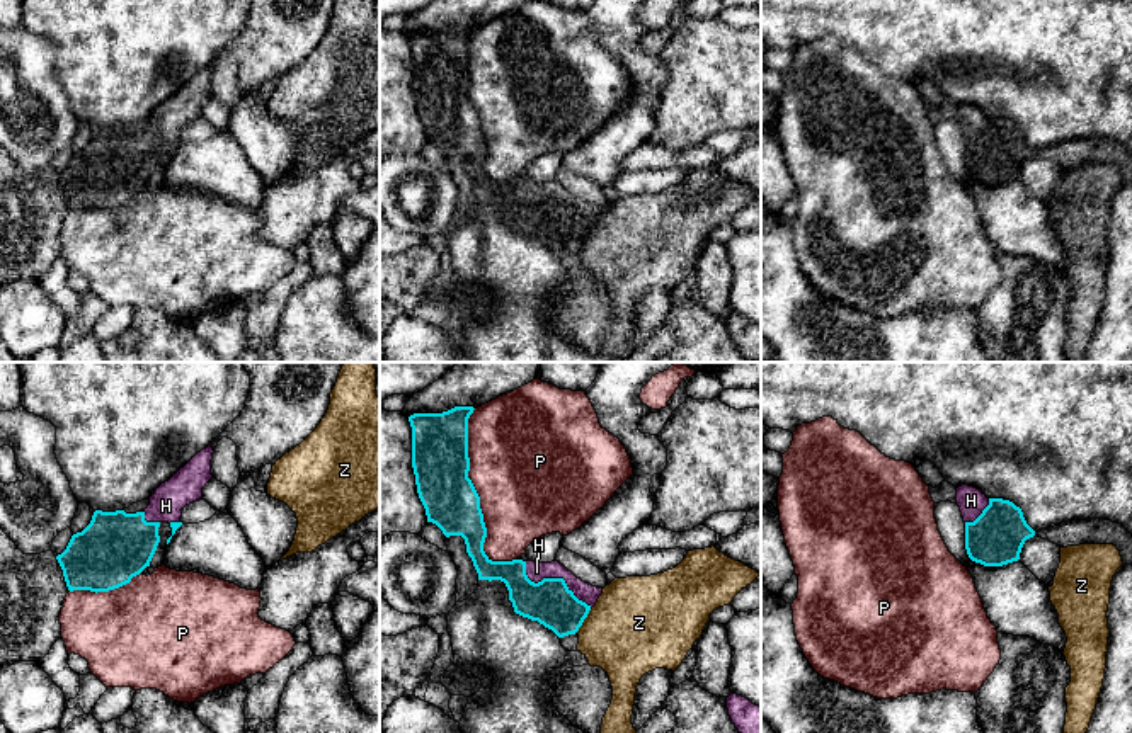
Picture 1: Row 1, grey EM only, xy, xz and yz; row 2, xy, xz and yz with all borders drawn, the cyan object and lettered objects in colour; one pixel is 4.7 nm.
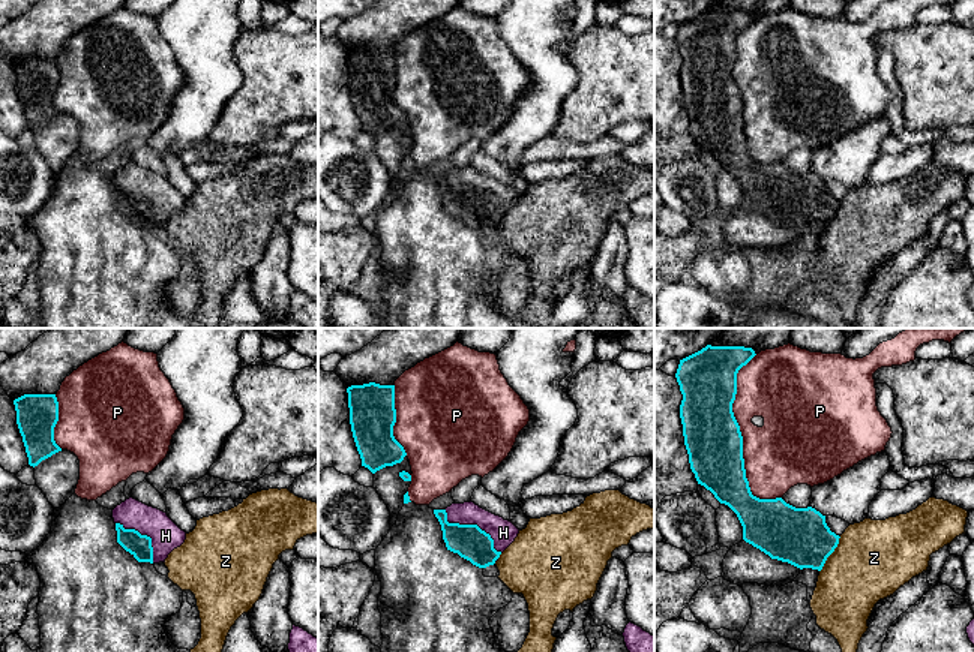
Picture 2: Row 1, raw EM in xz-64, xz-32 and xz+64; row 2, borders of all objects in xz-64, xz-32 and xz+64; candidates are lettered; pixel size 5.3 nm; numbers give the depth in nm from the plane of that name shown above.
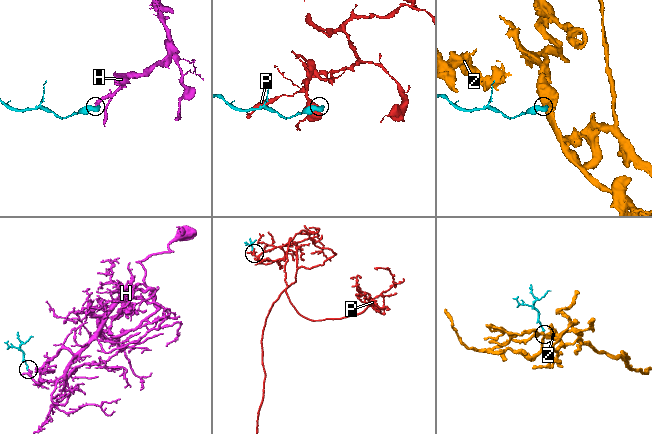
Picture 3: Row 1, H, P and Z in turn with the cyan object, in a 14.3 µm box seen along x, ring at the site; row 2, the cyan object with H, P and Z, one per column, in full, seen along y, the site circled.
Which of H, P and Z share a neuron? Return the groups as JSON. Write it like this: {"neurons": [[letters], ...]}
{"neurons": [["H"], ["P"], ["Z"]]}

